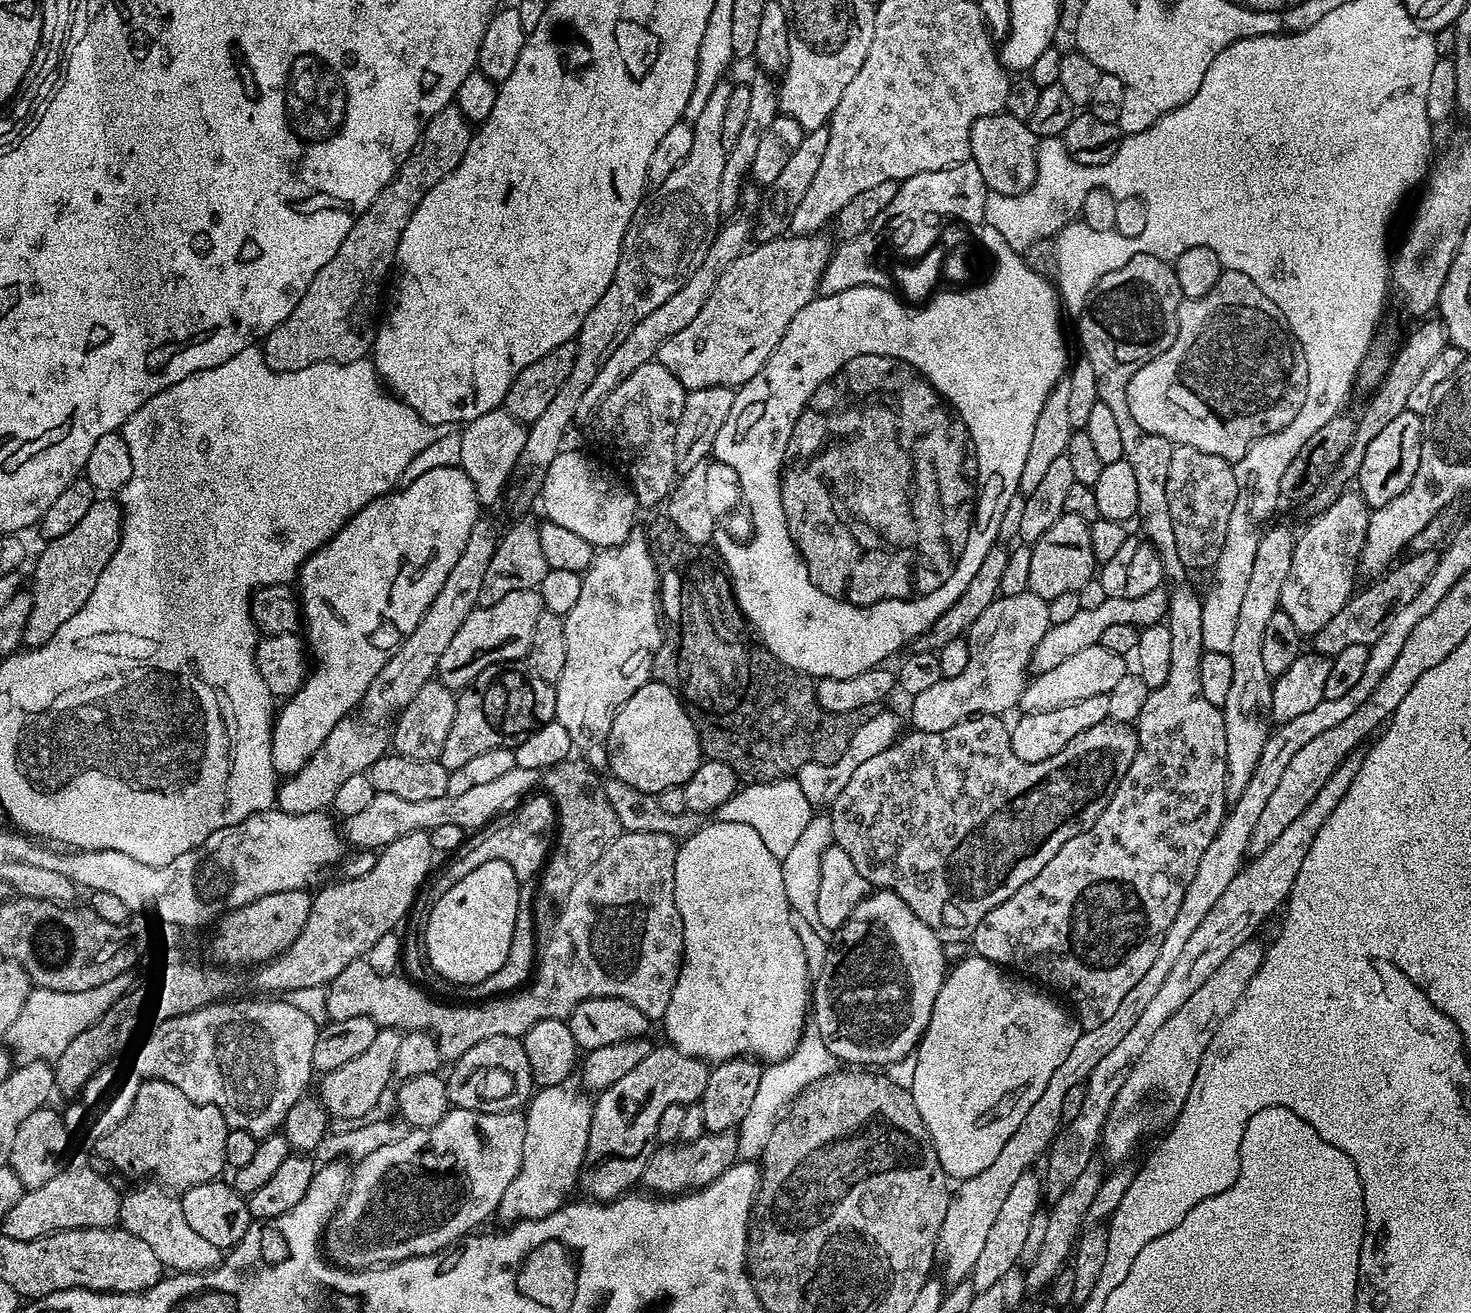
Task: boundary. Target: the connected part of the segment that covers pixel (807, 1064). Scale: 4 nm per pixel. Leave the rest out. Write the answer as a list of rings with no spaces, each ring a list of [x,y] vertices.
[[[814,1026],[805,1027],[800,1036],[798,1046],[784,1060],[769,1063],[760,1073],[758,1091],[754,1093],[754,1102],[750,1102],[750,1110],[746,1118],[742,1118],[738,1135],[735,1137],[735,1155],[740,1158],[756,1158],[762,1151],[764,1139],[771,1134],[778,1117],[785,1111],[792,1099],[803,1092],[816,1080],[837,1071],[838,1061],[830,1054],[826,1042],[818,1034]]]

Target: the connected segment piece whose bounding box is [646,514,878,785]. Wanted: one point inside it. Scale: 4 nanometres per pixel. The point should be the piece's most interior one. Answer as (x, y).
(765, 732)

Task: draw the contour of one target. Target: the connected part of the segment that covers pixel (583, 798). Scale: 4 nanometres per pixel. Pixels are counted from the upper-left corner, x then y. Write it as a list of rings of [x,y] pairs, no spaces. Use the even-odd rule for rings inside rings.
[[[569,758],[547,769],[542,776],[542,788],[556,805],[558,827],[554,833],[554,847],[544,861],[544,867],[535,885],[536,897],[532,900],[531,927],[537,937],[546,938],[558,922],[558,914],[574,890],[574,882],[602,858],[604,851],[620,837],[622,831],[618,816],[604,796],[601,777],[592,773],[584,760]]]

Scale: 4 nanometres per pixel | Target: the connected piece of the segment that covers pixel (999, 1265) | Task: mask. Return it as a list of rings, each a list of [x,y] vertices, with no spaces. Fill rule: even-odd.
[[[1029,1170],[1014,1182],[1014,1187],[1010,1189],[1010,1194],[1002,1202],[996,1220],[990,1229],[990,1234],[986,1237],[986,1243],[978,1257],[978,1262],[974,1262],[974,1270],[970,1275],[970,1283],[973,1293],[990,1290],[990,1286],[999,1284],[1020,1264],[1022,1245],[1026,1243],[1026,1234],[1030,1234],[1030,1221],[1034,1214],[1041,1211],[1040,1196],[1042,1200],[1042,1180],[1035,1176],[1035,1171]]]

